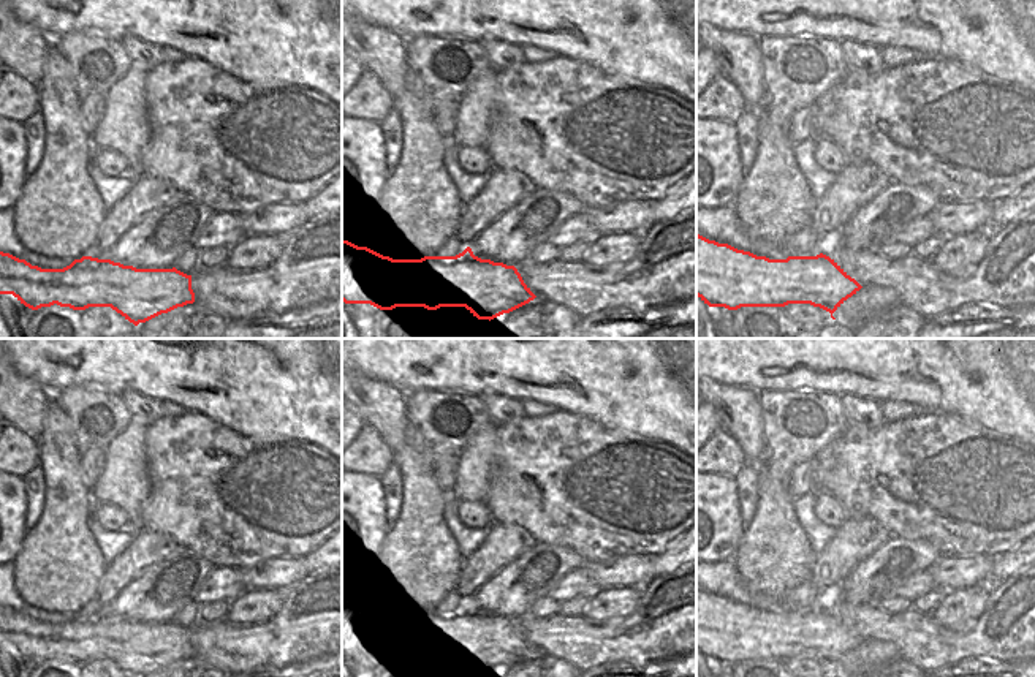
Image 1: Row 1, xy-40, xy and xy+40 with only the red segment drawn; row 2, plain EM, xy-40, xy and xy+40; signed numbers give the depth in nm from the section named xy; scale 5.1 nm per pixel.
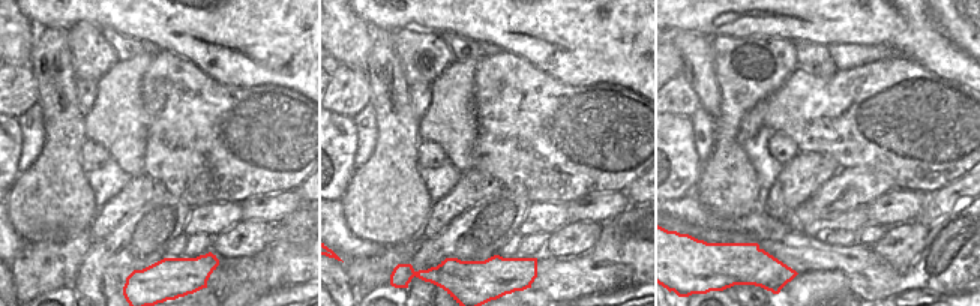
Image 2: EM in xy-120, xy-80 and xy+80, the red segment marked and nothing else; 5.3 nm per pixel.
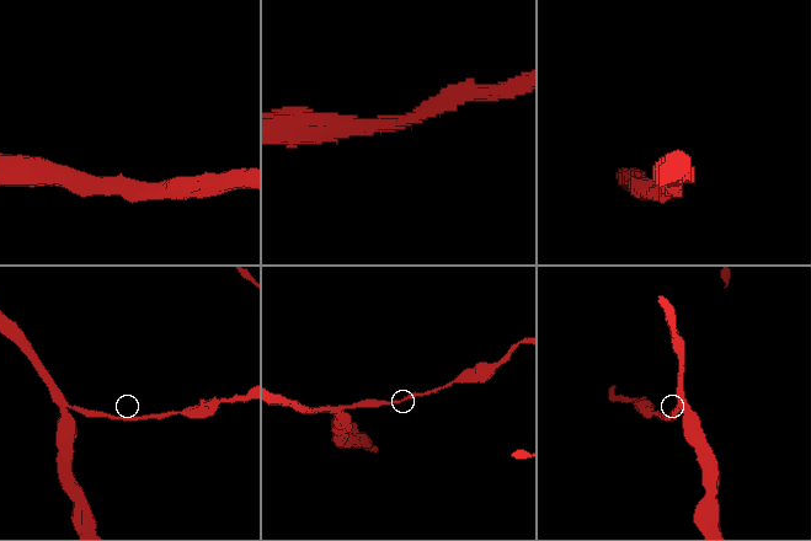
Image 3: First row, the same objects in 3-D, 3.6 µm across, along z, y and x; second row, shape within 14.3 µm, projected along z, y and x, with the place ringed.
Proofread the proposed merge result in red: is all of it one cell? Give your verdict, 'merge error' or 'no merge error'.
no merge error

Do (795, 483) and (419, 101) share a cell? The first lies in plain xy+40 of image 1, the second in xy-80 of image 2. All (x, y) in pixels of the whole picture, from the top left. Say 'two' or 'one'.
one

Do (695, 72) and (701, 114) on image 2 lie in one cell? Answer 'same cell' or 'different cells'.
different cells

